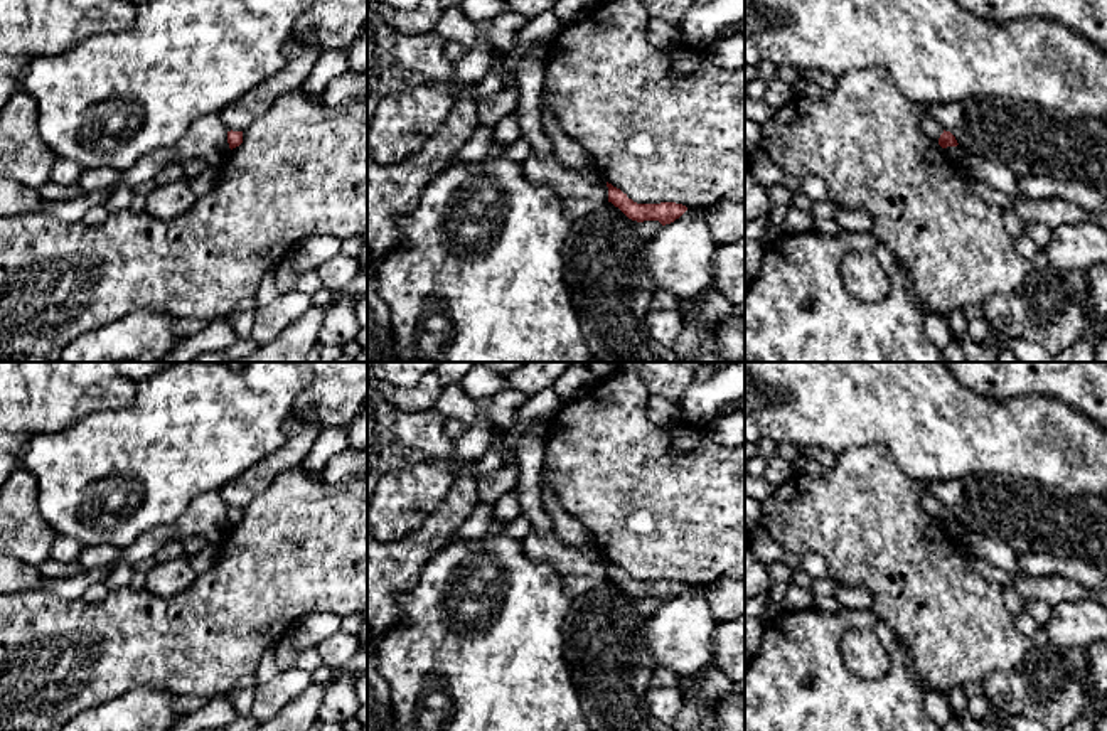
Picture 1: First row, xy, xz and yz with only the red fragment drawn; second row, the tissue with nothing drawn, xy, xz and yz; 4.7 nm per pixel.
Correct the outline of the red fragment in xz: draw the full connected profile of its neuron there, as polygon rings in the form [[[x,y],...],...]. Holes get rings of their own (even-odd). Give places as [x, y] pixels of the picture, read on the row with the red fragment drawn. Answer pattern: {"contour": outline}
{"contour": [[[607,182],[608,187],[608,202],[618,207],[628,219],[644,222],[644,221],[659,221],[662,226],[679,219],[687,207],[676,202],[660,202],[660,204],[637,204],[627,197],[620,189]]]}

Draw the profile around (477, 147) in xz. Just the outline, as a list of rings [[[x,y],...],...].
[[[479,123],[472,138],[457,152],[455,160],[462,163],[477,163],[489,155],[495,130]]]

